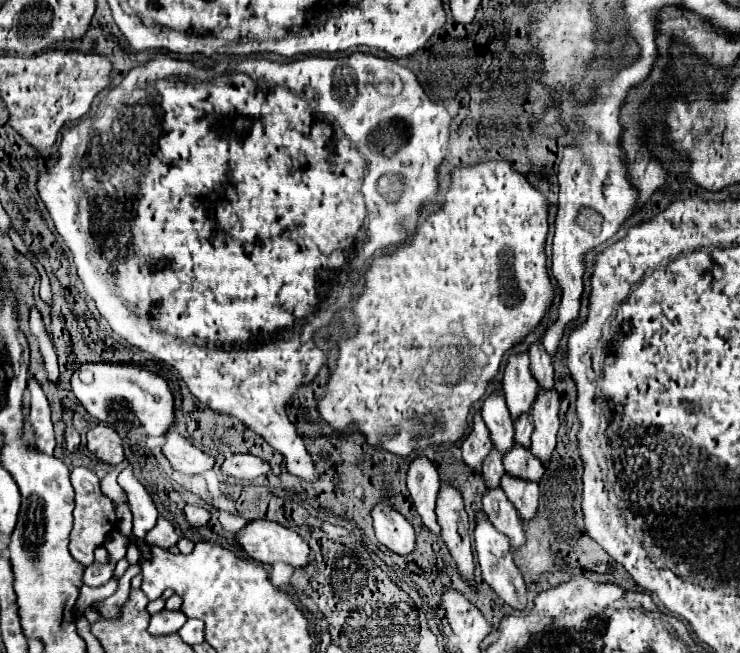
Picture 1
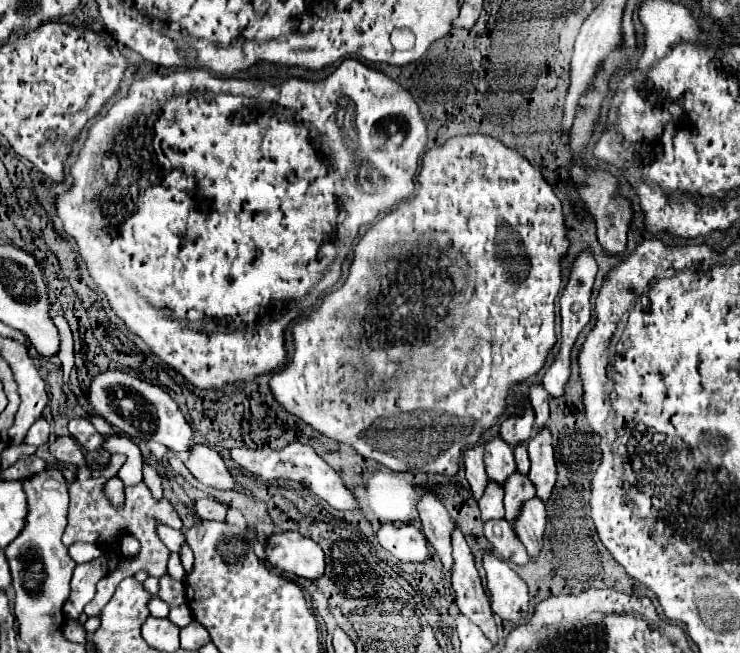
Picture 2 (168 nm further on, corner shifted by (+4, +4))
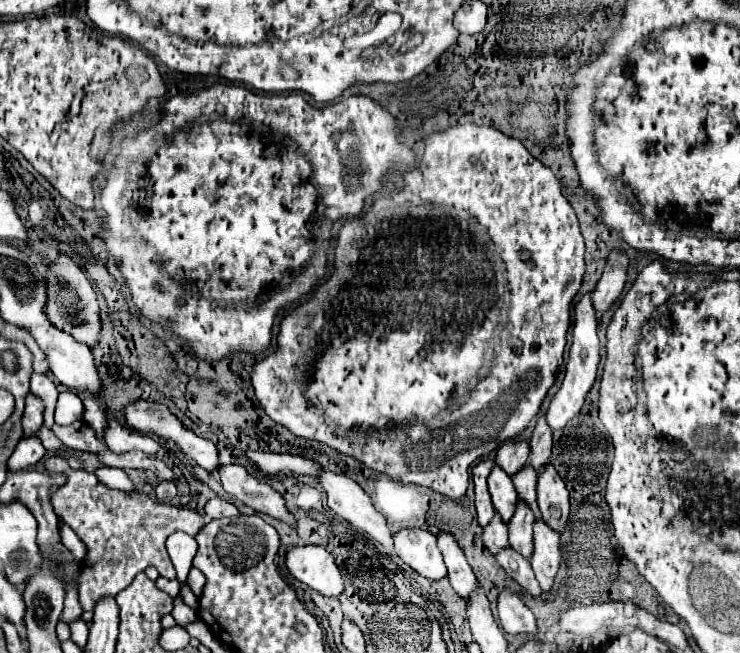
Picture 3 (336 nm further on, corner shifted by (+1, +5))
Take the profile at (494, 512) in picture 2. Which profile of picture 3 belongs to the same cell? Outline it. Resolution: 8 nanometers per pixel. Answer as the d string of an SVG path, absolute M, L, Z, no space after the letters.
M495 511L493 519L483 527L483 543L491 551L491 555L495 555L495 551L509 545L507 543L507 525L503 523L503 519L497 511Z

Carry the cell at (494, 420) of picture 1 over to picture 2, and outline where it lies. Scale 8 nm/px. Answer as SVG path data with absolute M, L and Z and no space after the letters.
M500 436L486 442L484 462L486 462L488 480L496 480L496 484L500 484L500 486L504 486L504 480L508 480L512 470L516 470L514 452L508 444L504 444L504 440Z

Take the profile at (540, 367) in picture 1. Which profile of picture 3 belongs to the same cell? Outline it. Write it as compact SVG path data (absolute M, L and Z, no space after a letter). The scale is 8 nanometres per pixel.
M543 415L537 419L537 425L531 435L531 465L535 467L535 471L541 471L543 465L549 463L549 457L551 457L551 427Z

